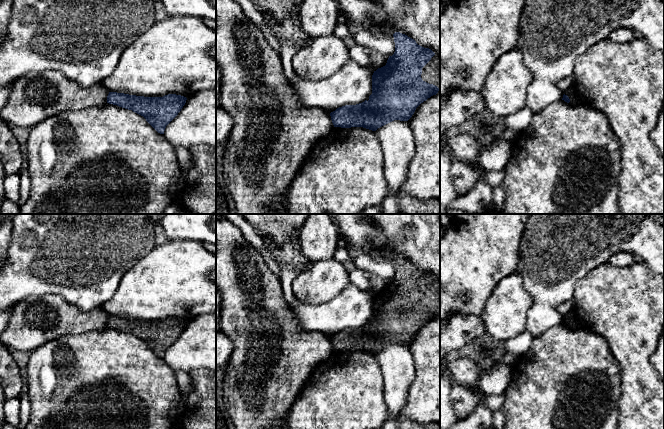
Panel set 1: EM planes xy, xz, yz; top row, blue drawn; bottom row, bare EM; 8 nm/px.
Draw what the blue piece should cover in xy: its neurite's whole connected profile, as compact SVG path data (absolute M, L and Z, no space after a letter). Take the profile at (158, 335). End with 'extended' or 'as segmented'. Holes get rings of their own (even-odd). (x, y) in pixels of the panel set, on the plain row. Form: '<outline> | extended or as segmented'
M109 316L107 327L132 334L143 340L160 358L178 339L187 322L181 319L168 318L163 321L144 321L124 317Z | as segmented

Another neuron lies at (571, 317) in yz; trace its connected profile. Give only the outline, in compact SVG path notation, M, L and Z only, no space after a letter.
M570 311L565 317L565 319L567 319L570 323L569 328L572 329L579 329L581 327L579 320L577 319L574 311Z

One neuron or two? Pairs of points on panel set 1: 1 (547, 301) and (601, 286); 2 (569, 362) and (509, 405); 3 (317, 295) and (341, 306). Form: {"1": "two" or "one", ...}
{"1": "two", "2": "one", "3": "two"}

